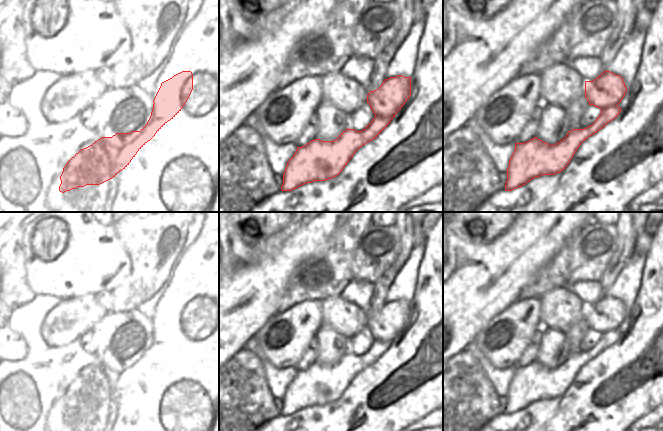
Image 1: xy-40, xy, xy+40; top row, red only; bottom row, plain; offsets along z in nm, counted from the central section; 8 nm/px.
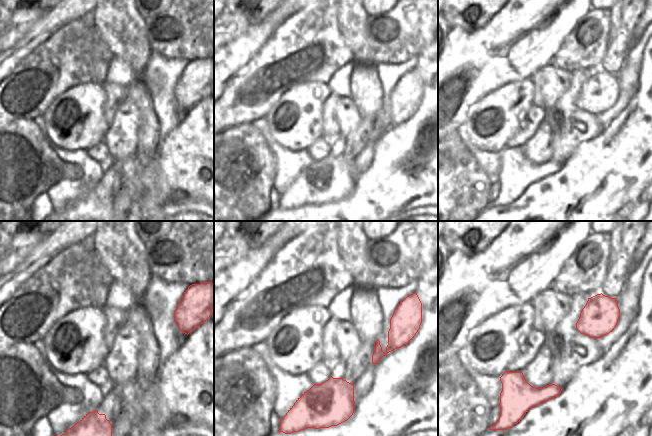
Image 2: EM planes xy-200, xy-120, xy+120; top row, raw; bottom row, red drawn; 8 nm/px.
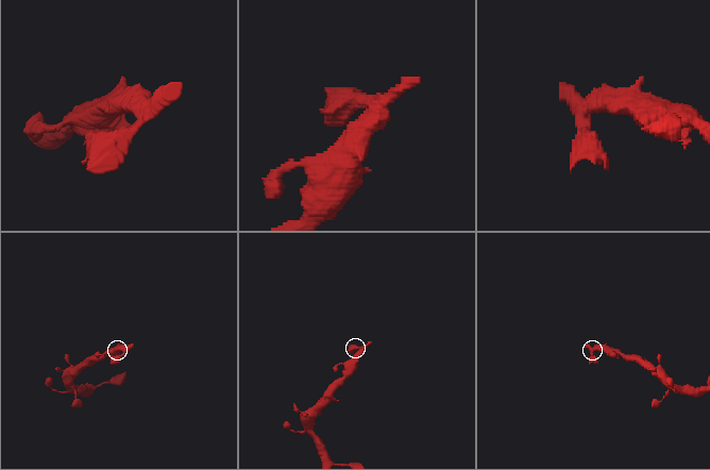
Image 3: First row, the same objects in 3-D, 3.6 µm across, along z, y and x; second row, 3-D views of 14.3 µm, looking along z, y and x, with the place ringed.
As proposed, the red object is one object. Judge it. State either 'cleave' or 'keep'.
cleave

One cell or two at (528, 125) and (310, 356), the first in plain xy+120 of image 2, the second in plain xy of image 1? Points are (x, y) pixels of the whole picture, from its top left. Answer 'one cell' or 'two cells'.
one cell

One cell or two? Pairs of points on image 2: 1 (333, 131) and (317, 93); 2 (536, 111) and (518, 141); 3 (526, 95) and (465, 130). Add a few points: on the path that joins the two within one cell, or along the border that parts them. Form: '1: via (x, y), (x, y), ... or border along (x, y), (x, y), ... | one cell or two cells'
1: border along (331, 93), (322, 107), (321, 129) | two cells
2: via (534, 118), (523, 134) | one cell
3: via (509, 105), (490, 105), (474, 113) | one cell

